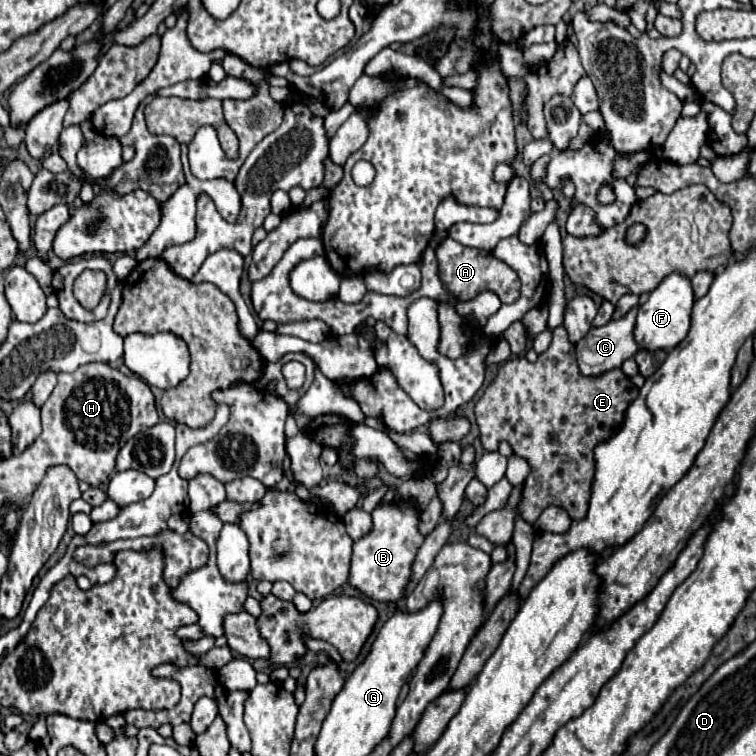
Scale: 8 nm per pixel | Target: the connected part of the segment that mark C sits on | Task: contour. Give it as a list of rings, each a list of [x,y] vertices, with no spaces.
[[[638,307],[628,311],[622,319],[610,321],[604,327],[592,327],[588,335],[578,341],[578,367],[584,375],[600,375],[622,367],[628,357],[634,357],[638,343],[634,341],[634,321]]]

